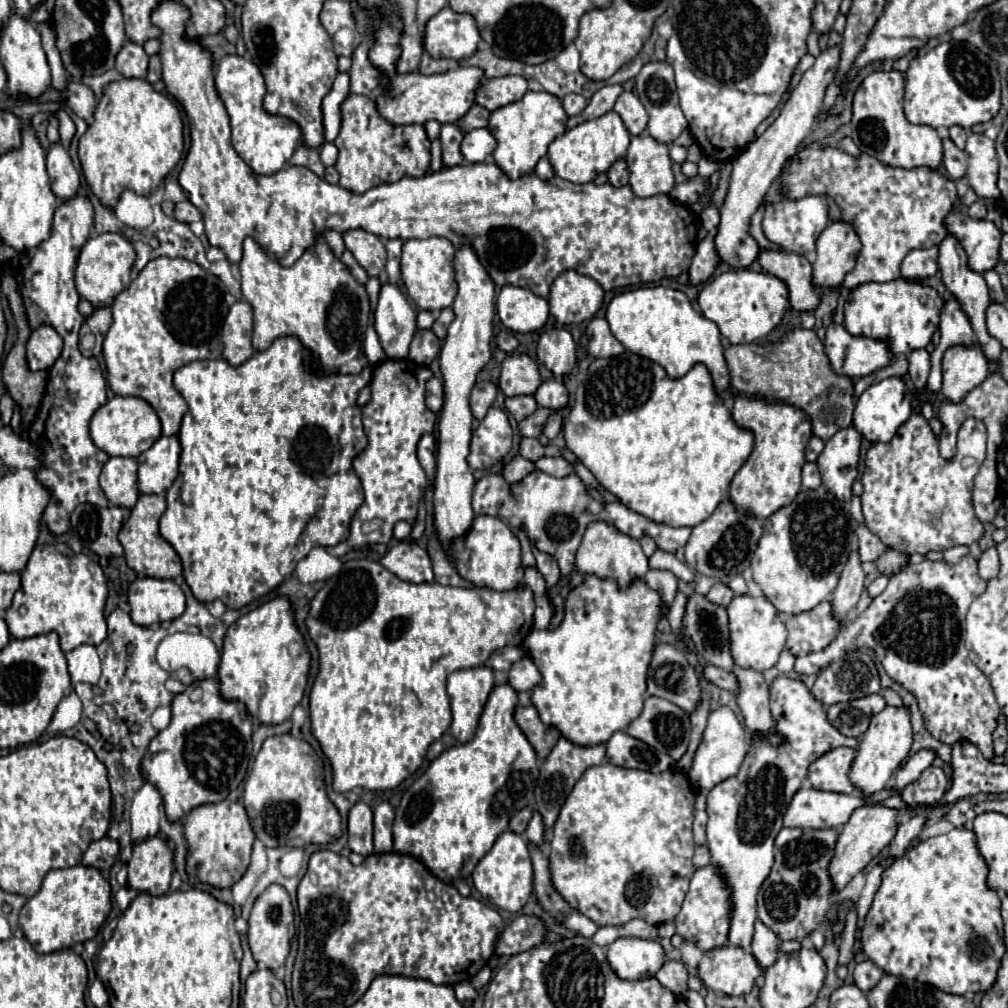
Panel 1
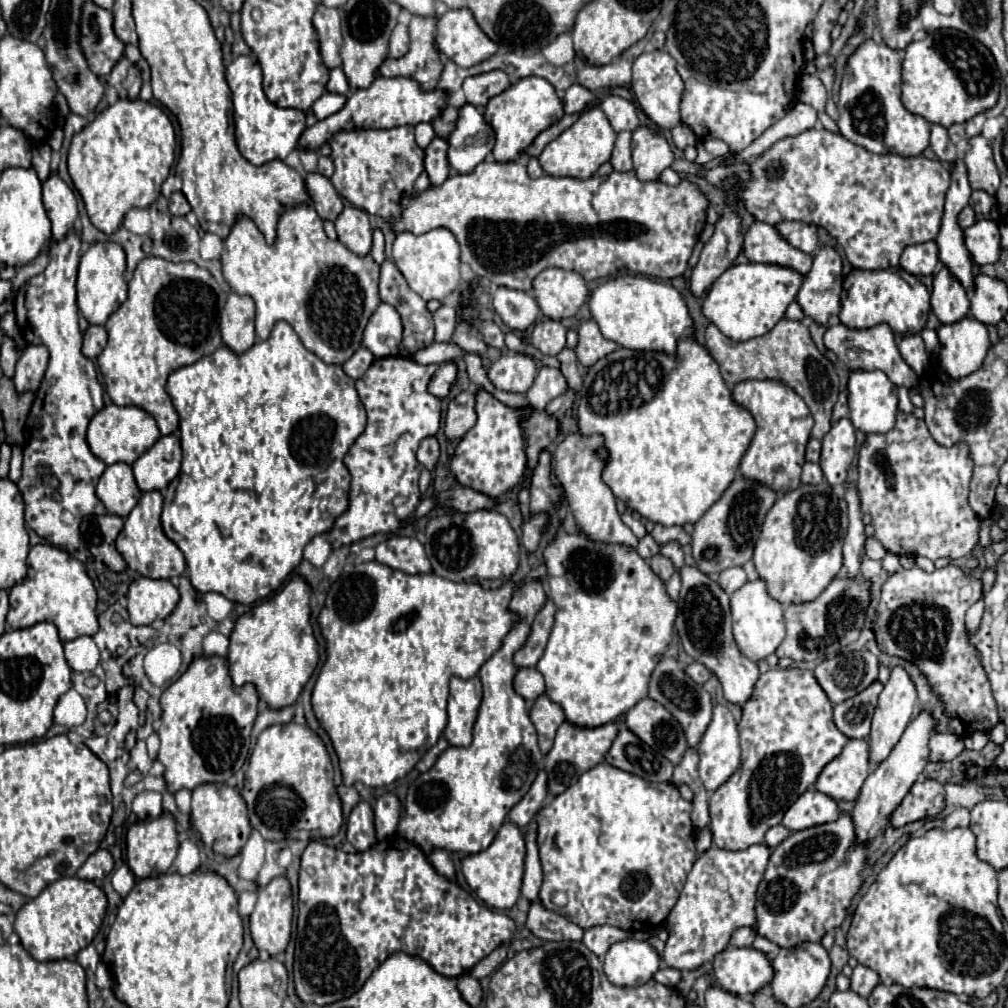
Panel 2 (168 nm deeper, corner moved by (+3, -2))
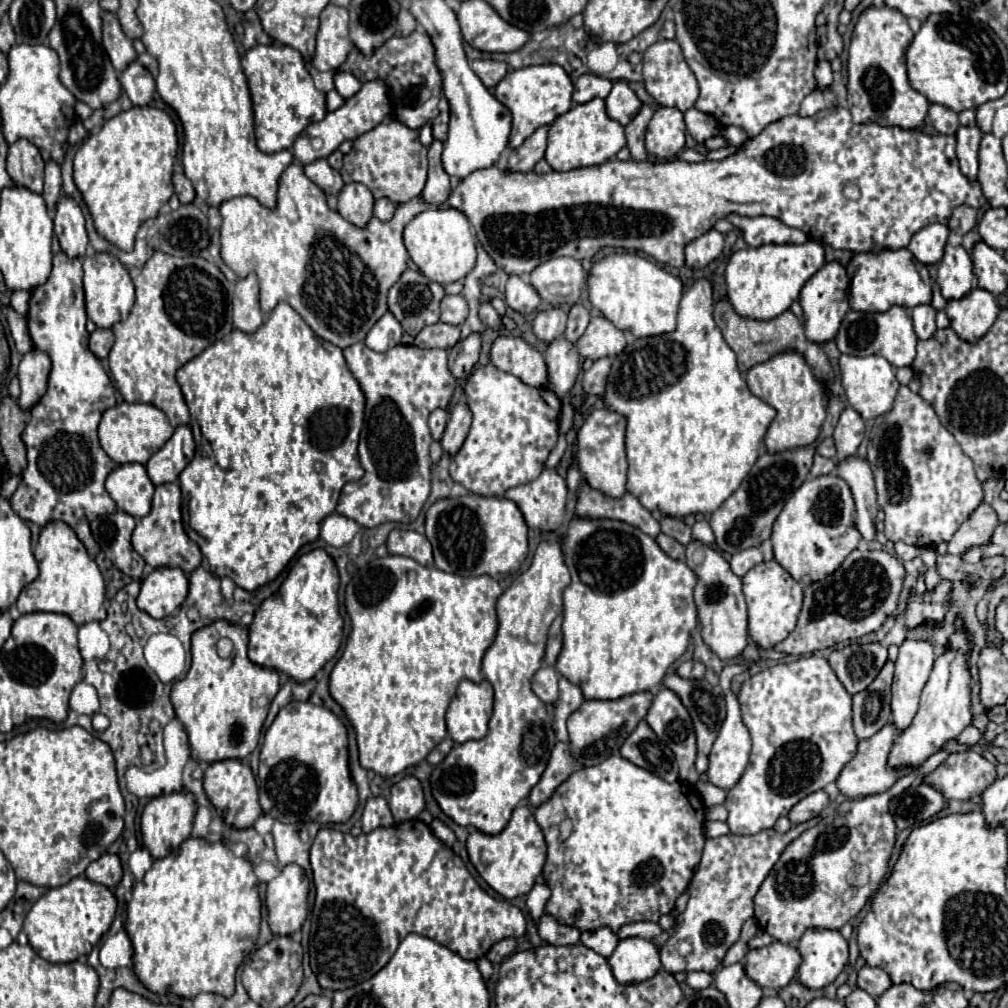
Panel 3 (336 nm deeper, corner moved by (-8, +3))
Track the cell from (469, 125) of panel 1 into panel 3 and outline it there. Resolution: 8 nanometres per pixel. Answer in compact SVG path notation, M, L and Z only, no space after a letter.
M439 113L439 117L433 121L433 137L439 141L445 141L447 137L447 125L449 125L449 113Z

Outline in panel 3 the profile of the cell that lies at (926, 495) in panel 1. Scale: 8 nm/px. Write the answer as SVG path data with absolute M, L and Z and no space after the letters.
M899 387L893 413L875 419L867 451L877 485L877 503L885 511L885 537L893 543L903 541L915 547L935 547L943 541L949 543L955 531L983 503L983 489L975 477L973 461L961 451L955 437L941 425L933 407L917 393L911 393L909 387Z

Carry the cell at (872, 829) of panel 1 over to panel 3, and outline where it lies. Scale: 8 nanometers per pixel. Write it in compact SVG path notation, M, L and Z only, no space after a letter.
M957 631L951 639L951 645L955 649L945 651L935 659L935 667L931 671L931 677L923 689L919 711L913 719L913 723L897 735L893 749L889 753L889 767L901 769L901 767L919 767L925 763L933 753L937 753L949 739L955 739L969 723L971 723L971 687L969 687L969 671L967 671L967 651L969 643L963 635L963 631Z

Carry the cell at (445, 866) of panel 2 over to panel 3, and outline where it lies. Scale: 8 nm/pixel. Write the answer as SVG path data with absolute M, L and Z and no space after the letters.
M434 819L430 827L439 840L445 843L448 847L453 846L454 842L456 841L456 836L454 832L442 821L439 819Z

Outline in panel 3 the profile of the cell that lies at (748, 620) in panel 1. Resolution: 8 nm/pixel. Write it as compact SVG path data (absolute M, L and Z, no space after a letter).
M763 561L743 577L743 595L749 613L749 635L763 649L773 649L793 629L801 611L803 589L777 561Z

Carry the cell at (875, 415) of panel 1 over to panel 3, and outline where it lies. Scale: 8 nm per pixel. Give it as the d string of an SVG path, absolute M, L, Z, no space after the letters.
M841 355L839 359L841 367L841 377L843 377L843 387L847 393L849 405L859 411L859 415L867 419L881 417L893 409L893 401L897 397L897 389L901 387L897 377L895 377L895 367L889 365L883 357L871 355L871 357L853 357L853 355Z

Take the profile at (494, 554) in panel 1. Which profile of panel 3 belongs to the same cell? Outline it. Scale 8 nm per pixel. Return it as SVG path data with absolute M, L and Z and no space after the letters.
M463 495L431 505L425 535L433 545L435 567L463 577L515 573L527 557L527 525L519 507L509 499Z

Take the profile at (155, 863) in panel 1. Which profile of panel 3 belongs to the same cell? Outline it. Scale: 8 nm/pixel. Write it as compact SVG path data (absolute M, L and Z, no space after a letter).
M179 791L171 795L161 795L149 801L141 815L141 837L143 837L143 847L151 853L153 859L157 857L167 857L181 841L191 837L191 827L193 827L193 817L195 817L195 797L191 793Z

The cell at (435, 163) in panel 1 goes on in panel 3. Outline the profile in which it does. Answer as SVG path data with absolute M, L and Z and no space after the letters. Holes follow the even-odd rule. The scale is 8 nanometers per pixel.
M293 163L285 169L279 181L277 209L271 211L263 207L253 197L235 197L225 201L219 211L223 217L221 227L221 257L231 267L239 279L255 273L261 287L261 309L271 313L279 303L289 303L303 321L325 341L345 349L349 345L365 341L369 329L389 311L387 309L387 291L407 269L407 249L403 245L405 225L419 213L429 209L429 203L423 197L415 197L405 205L399 205L393 219L383 223L377 217L361 231L339 213L331 211L325 201L325 193L305 177L301 163ZM315 245L315 277L309 277L307 267L311 263L311 251Z

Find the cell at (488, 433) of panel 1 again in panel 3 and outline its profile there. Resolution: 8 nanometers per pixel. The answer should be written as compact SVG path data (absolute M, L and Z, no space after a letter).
M485 365L473 371L473 375L469 377L467 387L465 387L465 401L469 409L473 411L473 423L461 451L451 461L449 473L453 481L461 483L467 491L475 495L499 497L511 487L525 485L537 479L541 471L545 469L545 457L557 443L557 435L559 435L557 419L561 411L561 401L557 401L555 393L545 387L539 387L539 389L529 387L509 373L499 371L493 365Z

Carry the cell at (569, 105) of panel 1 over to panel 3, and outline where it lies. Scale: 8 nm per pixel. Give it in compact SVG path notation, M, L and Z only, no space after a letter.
M587 73L587 75L581 75L577 81L575 81L575 93L573 93L573 101L577 105L581 103L589 103L591 99L595 97L601 97L605 99L611 91L613 83L605 77L599 77L599 75L593 75L593 73Z

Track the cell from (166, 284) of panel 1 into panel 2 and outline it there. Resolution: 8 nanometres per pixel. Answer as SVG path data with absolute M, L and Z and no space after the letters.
M146 256L134 270L128 282L128 300L108 318L104 324L108 330L108 344L98 356L98 369L104 376L104 388L112 402L118 406L138 406L154 416L162 434L172 434L178 430L178 412L166 392L166 378L188 364L210 354L210 334L214 332L212 352L222 344L218 328L218 308L216 308L216 280L204 268L194 262L168 262L158 256Z

